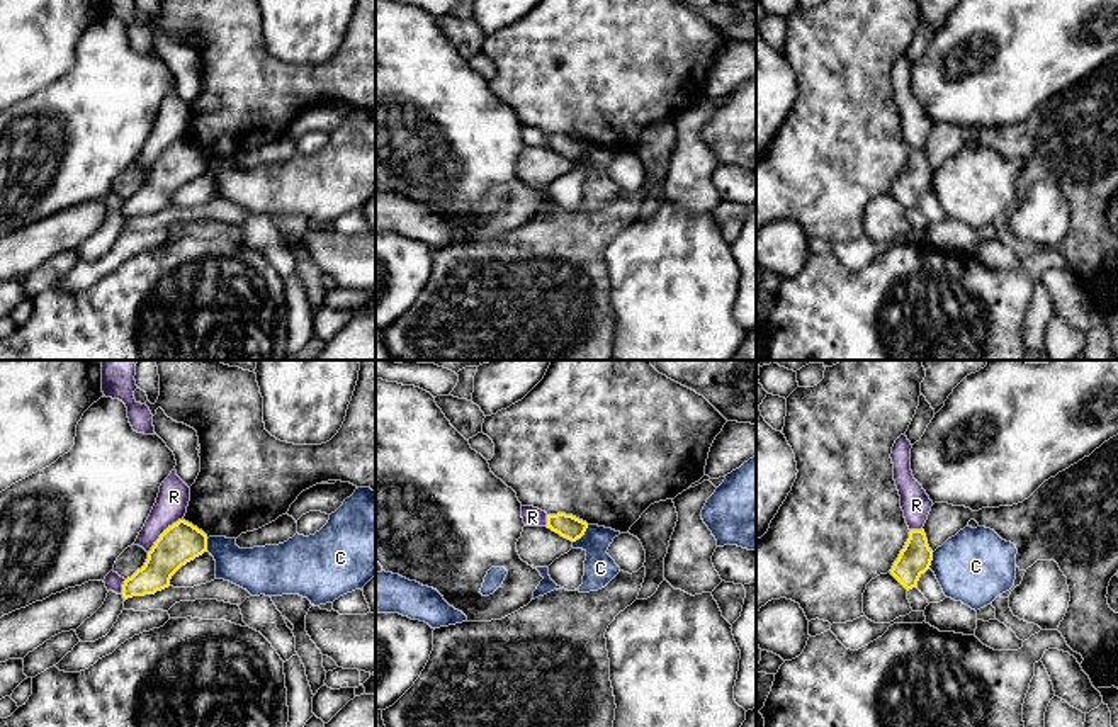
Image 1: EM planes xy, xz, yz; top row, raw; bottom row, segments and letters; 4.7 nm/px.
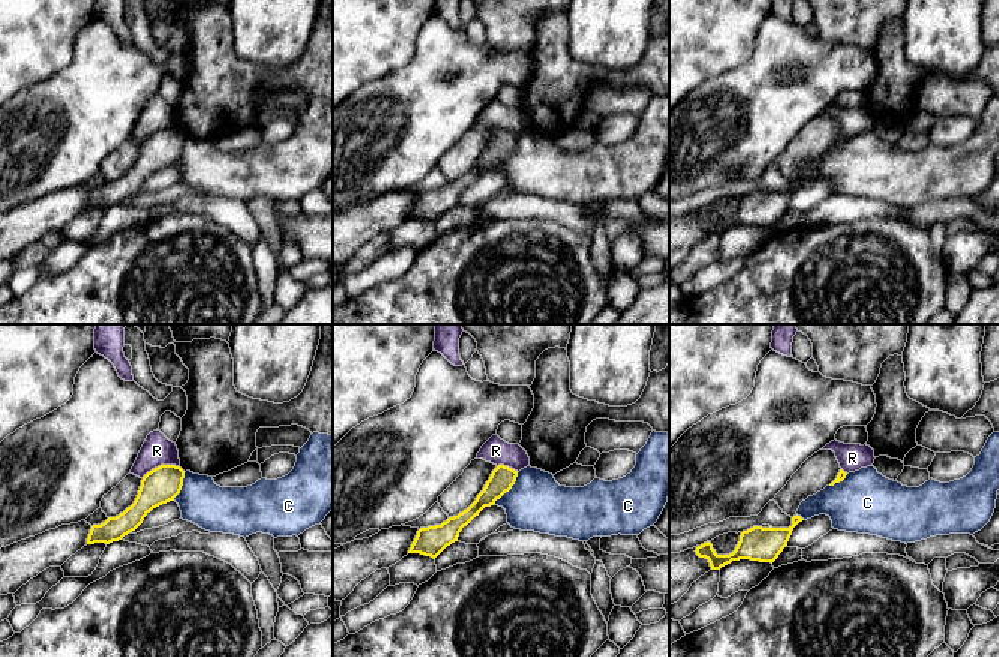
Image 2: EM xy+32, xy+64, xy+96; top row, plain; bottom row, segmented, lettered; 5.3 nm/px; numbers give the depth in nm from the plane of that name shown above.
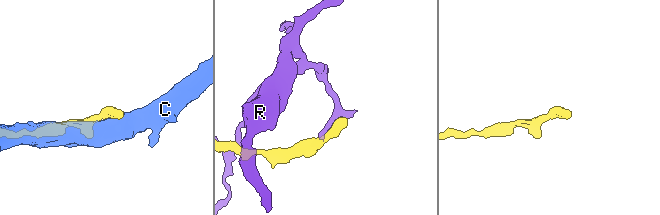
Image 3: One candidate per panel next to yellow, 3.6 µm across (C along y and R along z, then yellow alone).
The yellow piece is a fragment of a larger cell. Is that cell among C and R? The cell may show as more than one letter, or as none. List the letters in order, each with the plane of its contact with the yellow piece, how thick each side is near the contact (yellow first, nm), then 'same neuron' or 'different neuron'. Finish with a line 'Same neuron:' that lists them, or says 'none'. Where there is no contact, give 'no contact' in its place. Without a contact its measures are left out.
C: yz | 160/360 nm | different neuron
R: xy | 190/150 nm | different neuron
Same neuron: none

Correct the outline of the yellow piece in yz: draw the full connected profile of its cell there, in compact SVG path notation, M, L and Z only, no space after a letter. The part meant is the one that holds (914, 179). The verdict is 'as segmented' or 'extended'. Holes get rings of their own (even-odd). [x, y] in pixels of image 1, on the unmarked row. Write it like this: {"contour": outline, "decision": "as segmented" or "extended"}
{"contour": "M911 149L890 194L909 211L918 207L918 200L929 189L931 180L933 170L928 165L924 149Z", "decision": "as segmented"}

